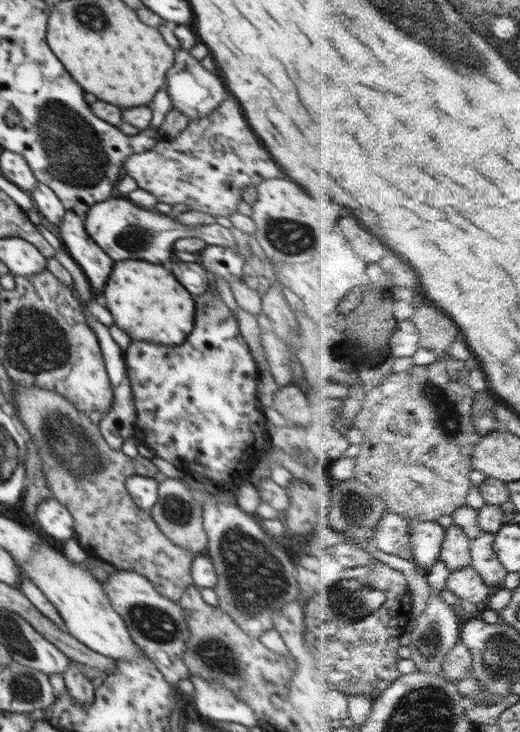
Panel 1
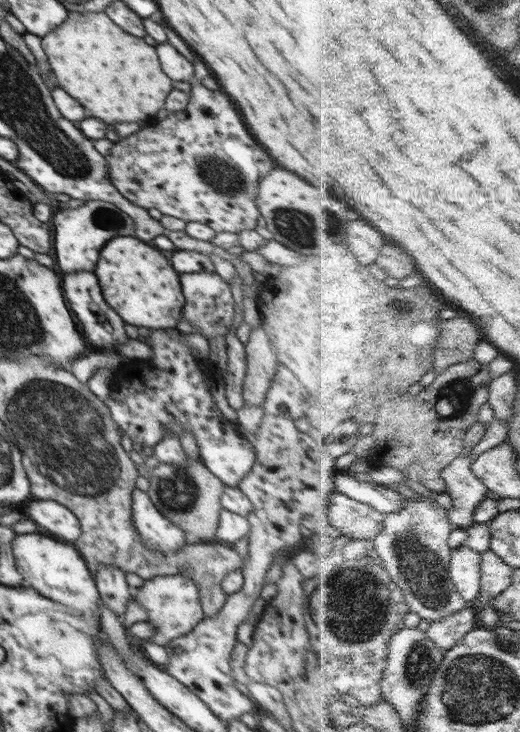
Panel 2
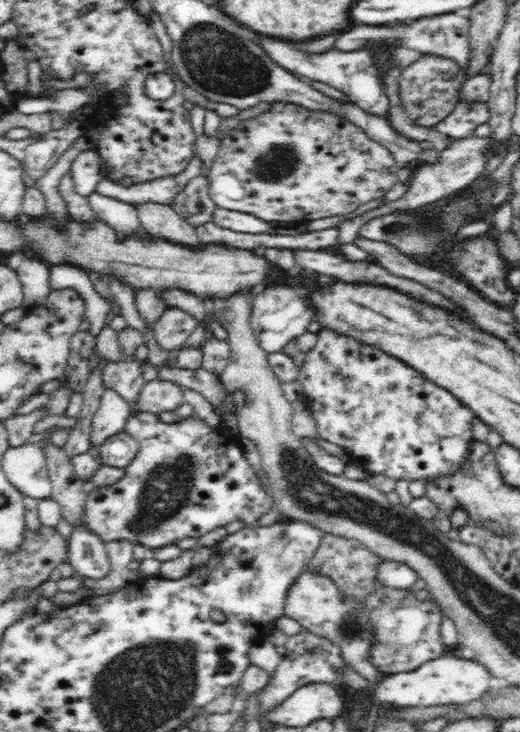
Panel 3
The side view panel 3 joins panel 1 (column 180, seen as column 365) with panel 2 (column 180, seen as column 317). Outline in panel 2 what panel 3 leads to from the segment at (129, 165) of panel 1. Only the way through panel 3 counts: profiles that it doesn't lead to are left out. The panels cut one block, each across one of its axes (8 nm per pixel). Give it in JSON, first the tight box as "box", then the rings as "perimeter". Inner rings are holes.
{"box":[105,82,274,233],"perimeter":[[[193,82],[189,95],[186,108],[170,113],[154,126],[141,126],[138,132],[114,143],[105,156],[109,178],[124,198],[146,210],[156,208],[186,223],[201,222],[217,233],[254,230],[260,218],[258,184],[274,168],[274,160],[250,136],[236,106],[224,94],[208,90],[201,82]]]}

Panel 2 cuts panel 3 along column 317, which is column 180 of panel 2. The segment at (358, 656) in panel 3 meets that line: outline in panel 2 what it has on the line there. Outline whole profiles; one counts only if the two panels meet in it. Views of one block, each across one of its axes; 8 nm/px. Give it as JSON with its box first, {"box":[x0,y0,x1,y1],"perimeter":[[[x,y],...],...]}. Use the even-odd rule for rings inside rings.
{"box":[134,575,204,646],"perimeter":[[[190,575],[154,576],[144,580],[143,585],[134,589],[136,601],[140,601],[148,612],[148,623],[156,627],[152,638],[146,639],[164,646],[168,641],[184,635],[204,619],[203,608],[199,599],[199,590]]]}

